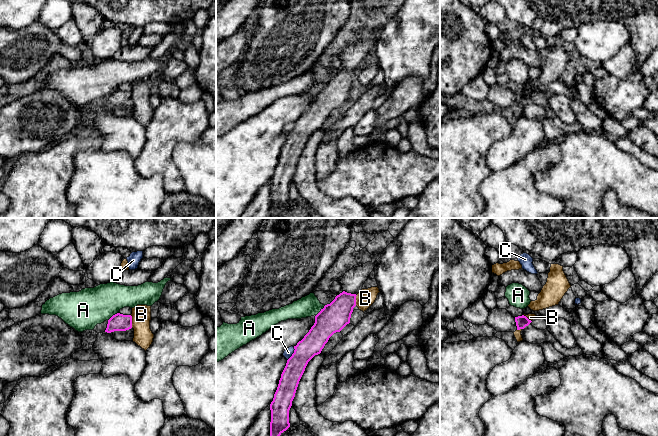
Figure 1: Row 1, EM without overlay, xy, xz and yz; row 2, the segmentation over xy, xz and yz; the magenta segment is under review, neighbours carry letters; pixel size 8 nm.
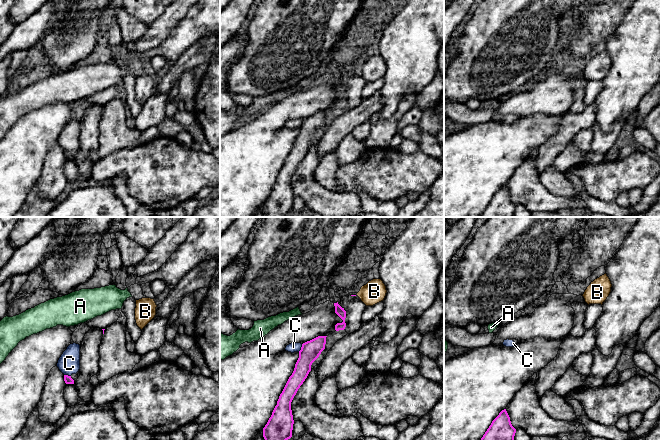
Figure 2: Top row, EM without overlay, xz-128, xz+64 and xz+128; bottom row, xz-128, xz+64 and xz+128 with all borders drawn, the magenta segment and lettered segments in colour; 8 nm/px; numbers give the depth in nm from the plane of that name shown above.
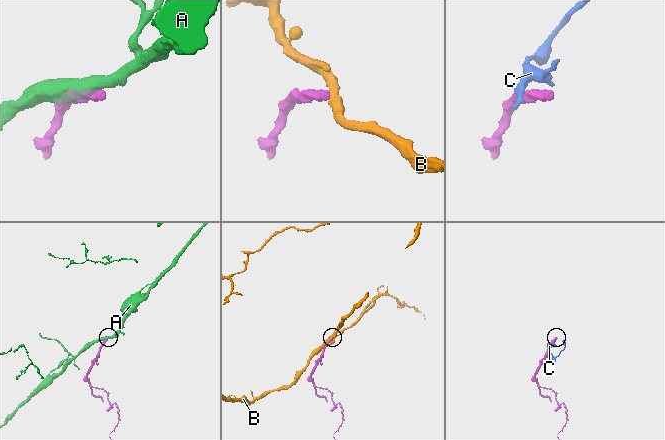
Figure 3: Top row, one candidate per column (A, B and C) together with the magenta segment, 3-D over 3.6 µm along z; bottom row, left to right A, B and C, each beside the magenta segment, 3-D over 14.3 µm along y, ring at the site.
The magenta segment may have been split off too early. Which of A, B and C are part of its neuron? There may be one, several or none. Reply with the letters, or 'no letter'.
no letter

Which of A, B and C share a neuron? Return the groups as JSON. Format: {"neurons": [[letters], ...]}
{"neurons": [["A"], ["B"], ["C"]]}

